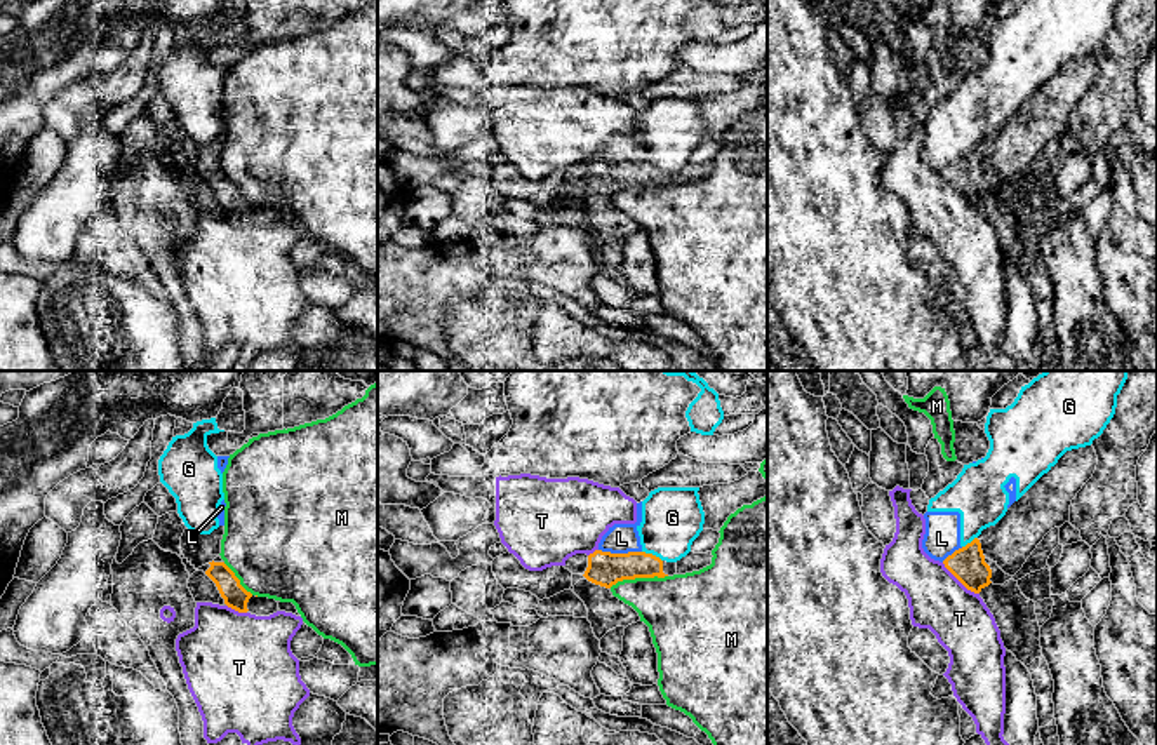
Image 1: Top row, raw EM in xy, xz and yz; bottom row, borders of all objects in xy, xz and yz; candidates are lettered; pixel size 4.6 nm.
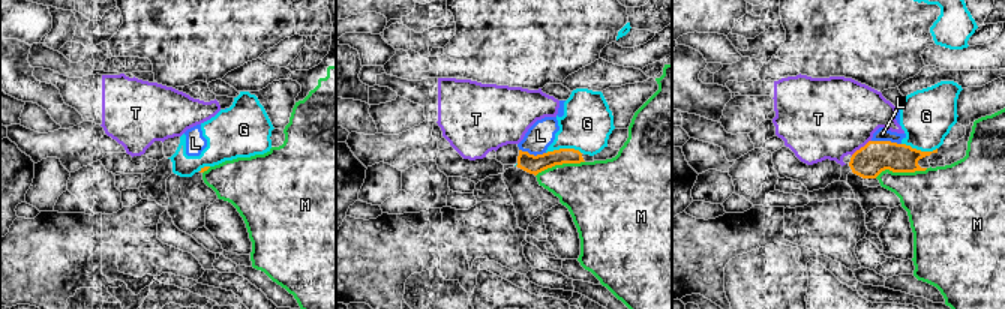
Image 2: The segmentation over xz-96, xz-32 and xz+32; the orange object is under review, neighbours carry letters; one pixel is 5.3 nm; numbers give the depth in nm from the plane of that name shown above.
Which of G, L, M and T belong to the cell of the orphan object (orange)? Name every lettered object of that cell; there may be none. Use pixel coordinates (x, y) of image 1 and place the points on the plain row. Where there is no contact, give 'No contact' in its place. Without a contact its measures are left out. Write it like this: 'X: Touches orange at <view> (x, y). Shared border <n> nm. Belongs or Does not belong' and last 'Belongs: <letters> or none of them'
G: Touches orange at xz (653, 166). Shared border 110 nm. Does not belong
L: Touches orange at xz (620, 164). Shared border 200 nm. Does not belong
M: Touches orange at xz (637, 187). Shared border 280 nm. Does not belong
T: Touches orange at yz (961, 192). Shared border 220 nm. Does not belong
Belongs: none of them

